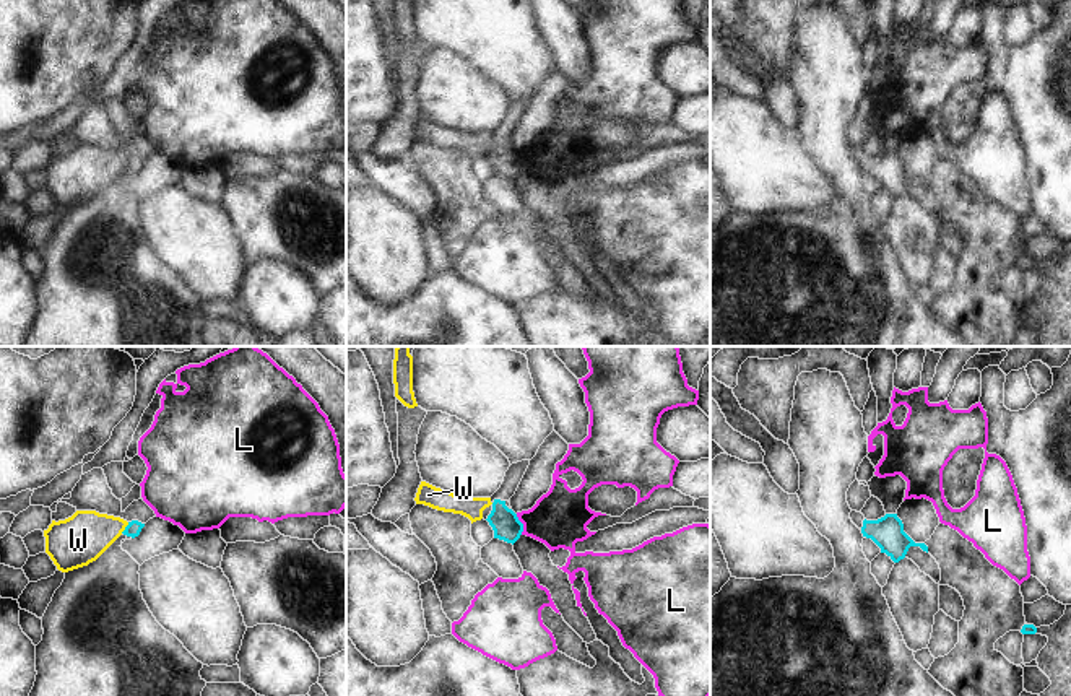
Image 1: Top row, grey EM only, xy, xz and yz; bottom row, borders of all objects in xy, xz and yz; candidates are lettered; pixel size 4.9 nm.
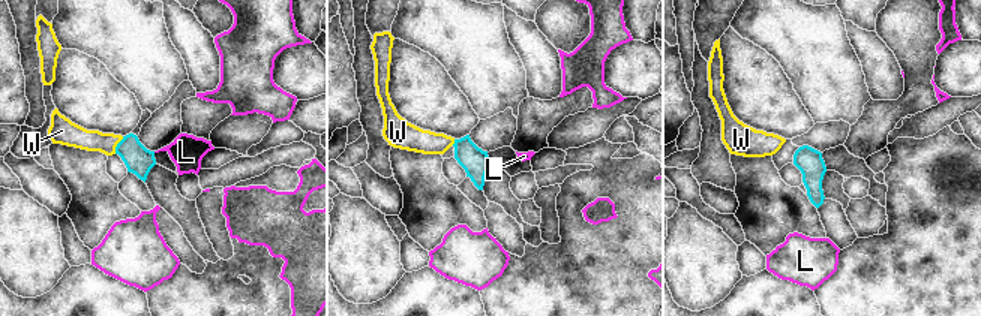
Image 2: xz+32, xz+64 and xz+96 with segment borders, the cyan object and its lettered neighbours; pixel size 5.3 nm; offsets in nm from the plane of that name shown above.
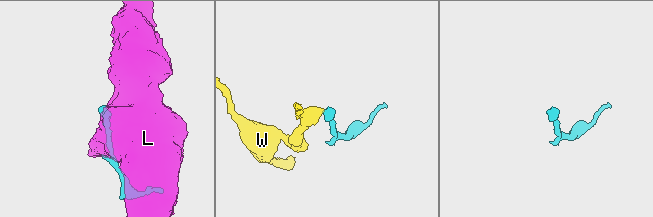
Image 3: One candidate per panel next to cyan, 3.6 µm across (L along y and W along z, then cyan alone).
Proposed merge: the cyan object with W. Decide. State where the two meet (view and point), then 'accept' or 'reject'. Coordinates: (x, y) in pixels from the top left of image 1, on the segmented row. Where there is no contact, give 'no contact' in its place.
xy (125, 527) | reject

